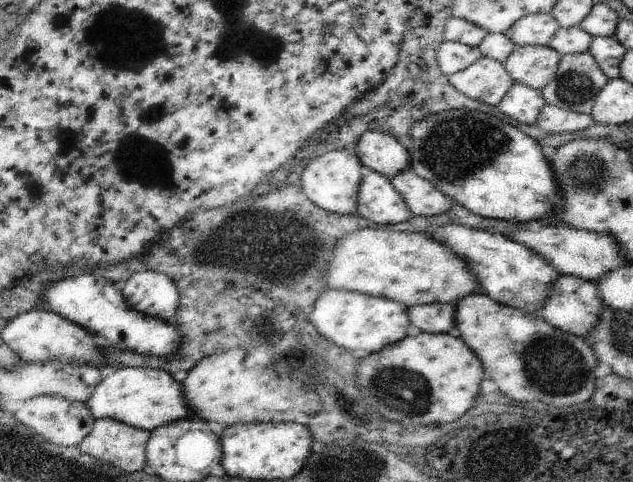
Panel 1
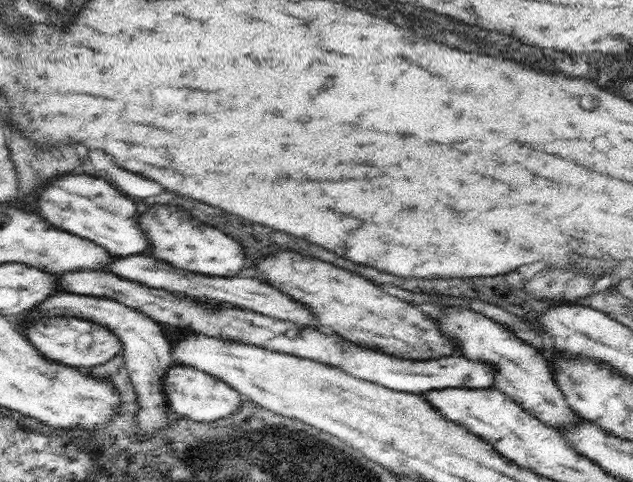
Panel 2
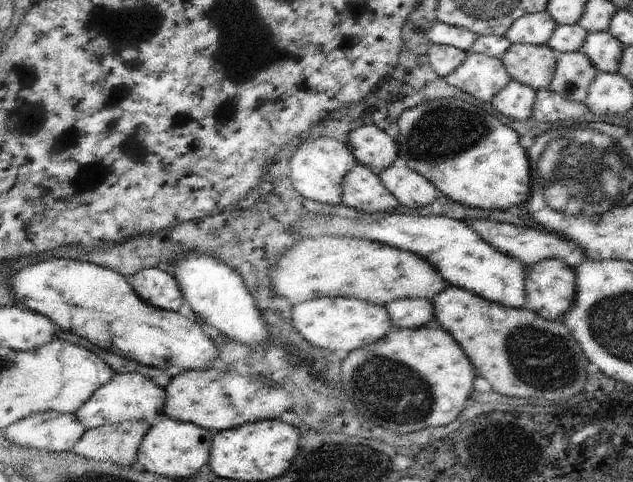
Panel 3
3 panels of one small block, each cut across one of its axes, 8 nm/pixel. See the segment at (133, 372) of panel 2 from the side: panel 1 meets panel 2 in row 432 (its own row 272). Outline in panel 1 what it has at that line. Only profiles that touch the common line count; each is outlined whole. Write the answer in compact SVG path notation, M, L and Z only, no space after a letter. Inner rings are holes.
M140 271L121 284L127 305L140 314L167 321L176 314L179 292L173 280L164 273Z

